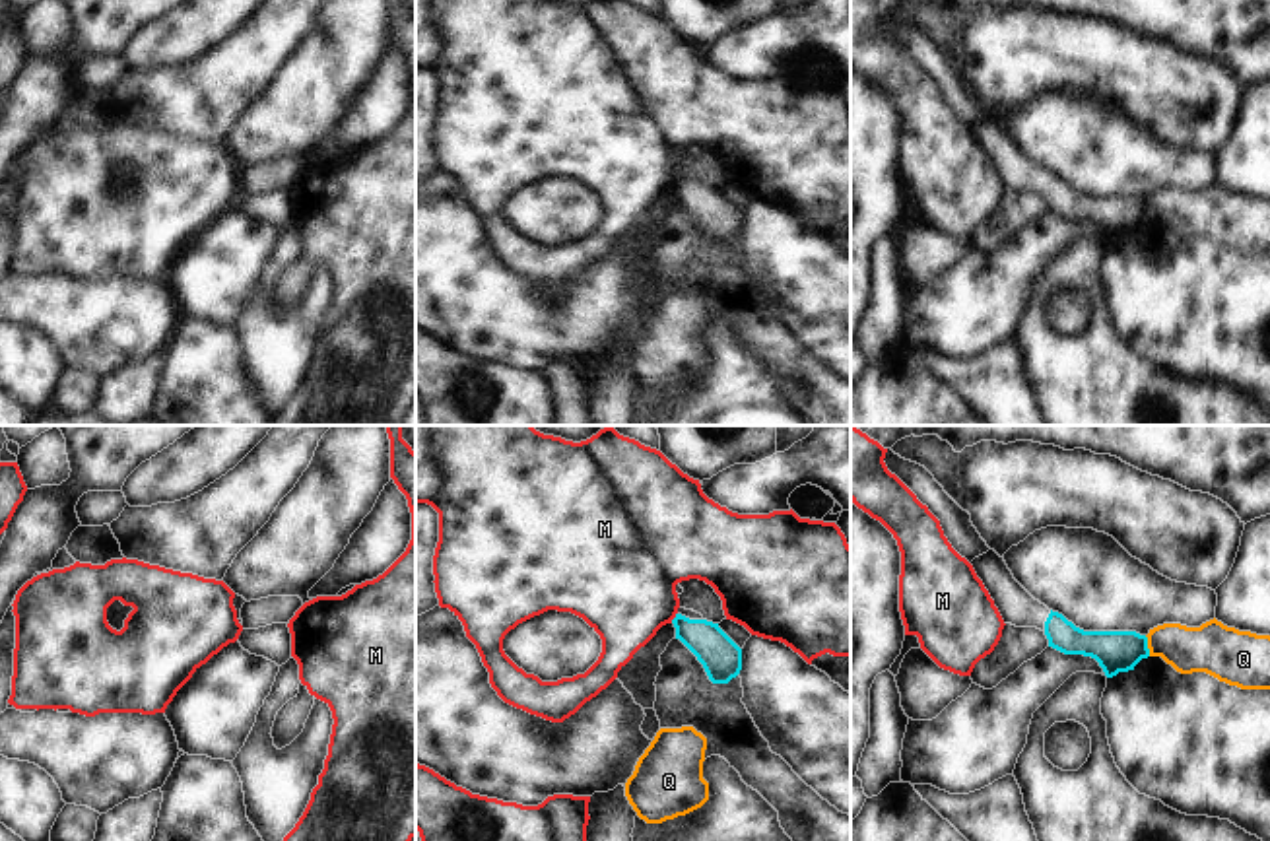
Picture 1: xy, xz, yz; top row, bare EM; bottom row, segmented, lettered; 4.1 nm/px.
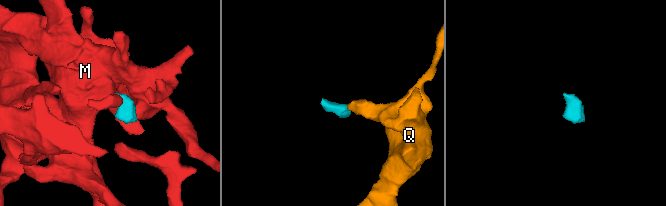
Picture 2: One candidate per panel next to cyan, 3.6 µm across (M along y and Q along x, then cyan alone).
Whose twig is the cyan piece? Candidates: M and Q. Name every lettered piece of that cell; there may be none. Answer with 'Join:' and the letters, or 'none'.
Join: none

